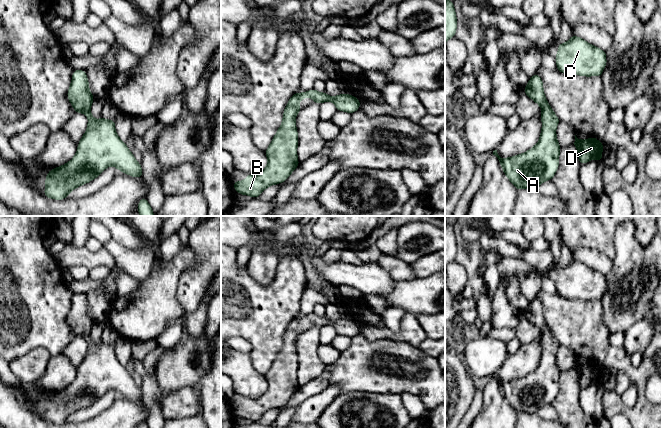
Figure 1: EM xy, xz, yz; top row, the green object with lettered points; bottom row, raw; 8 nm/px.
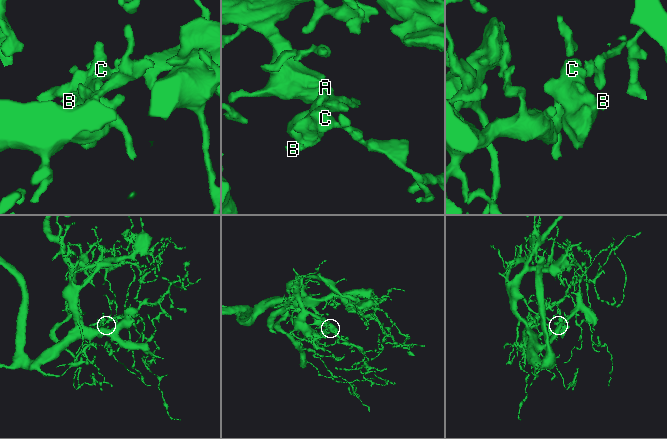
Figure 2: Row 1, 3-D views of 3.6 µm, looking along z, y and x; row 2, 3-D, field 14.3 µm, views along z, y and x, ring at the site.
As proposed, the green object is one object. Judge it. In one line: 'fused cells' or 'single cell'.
single cell

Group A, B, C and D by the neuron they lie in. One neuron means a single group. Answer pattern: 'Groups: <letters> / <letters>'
Groups: A B C D

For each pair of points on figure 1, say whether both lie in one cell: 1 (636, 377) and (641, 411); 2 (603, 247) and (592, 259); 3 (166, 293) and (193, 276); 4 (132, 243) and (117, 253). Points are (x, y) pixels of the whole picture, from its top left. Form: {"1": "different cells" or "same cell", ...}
{"1": "same cell", "2": "different cells", "3": "different cells", "4": "different cells"}

